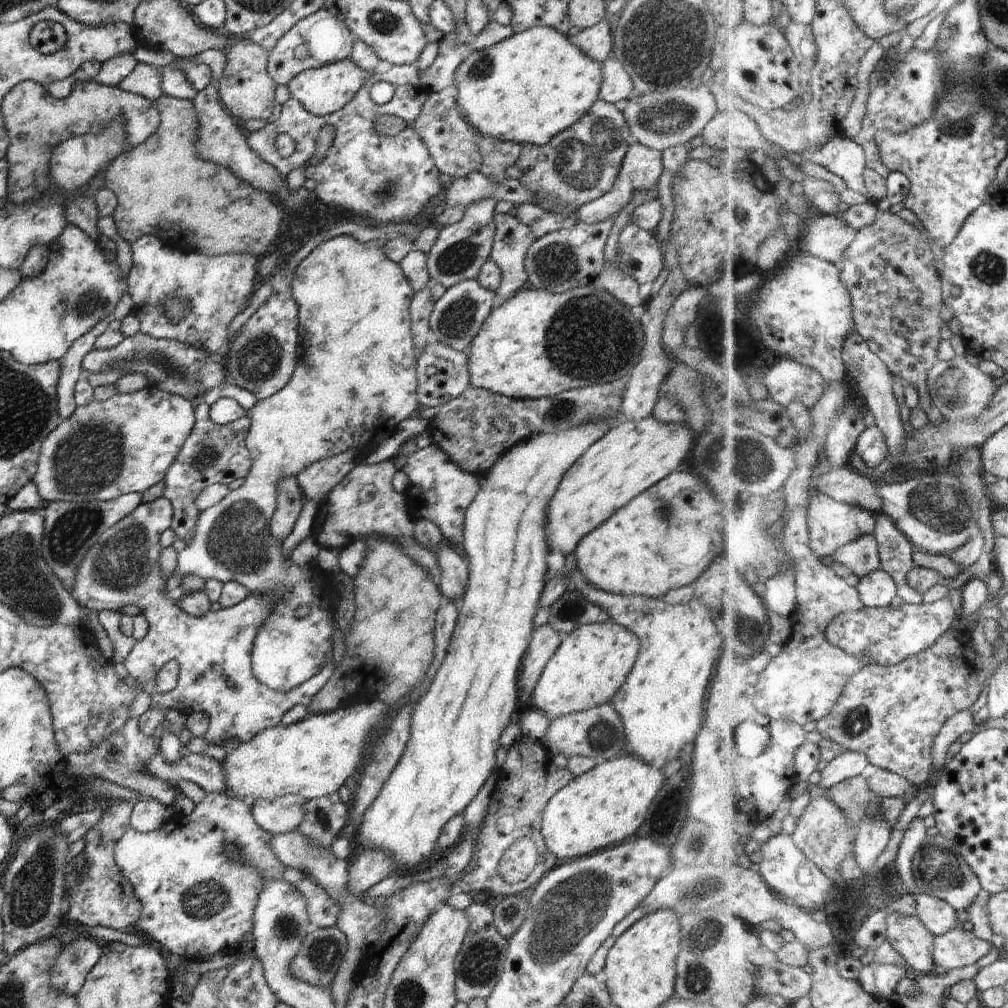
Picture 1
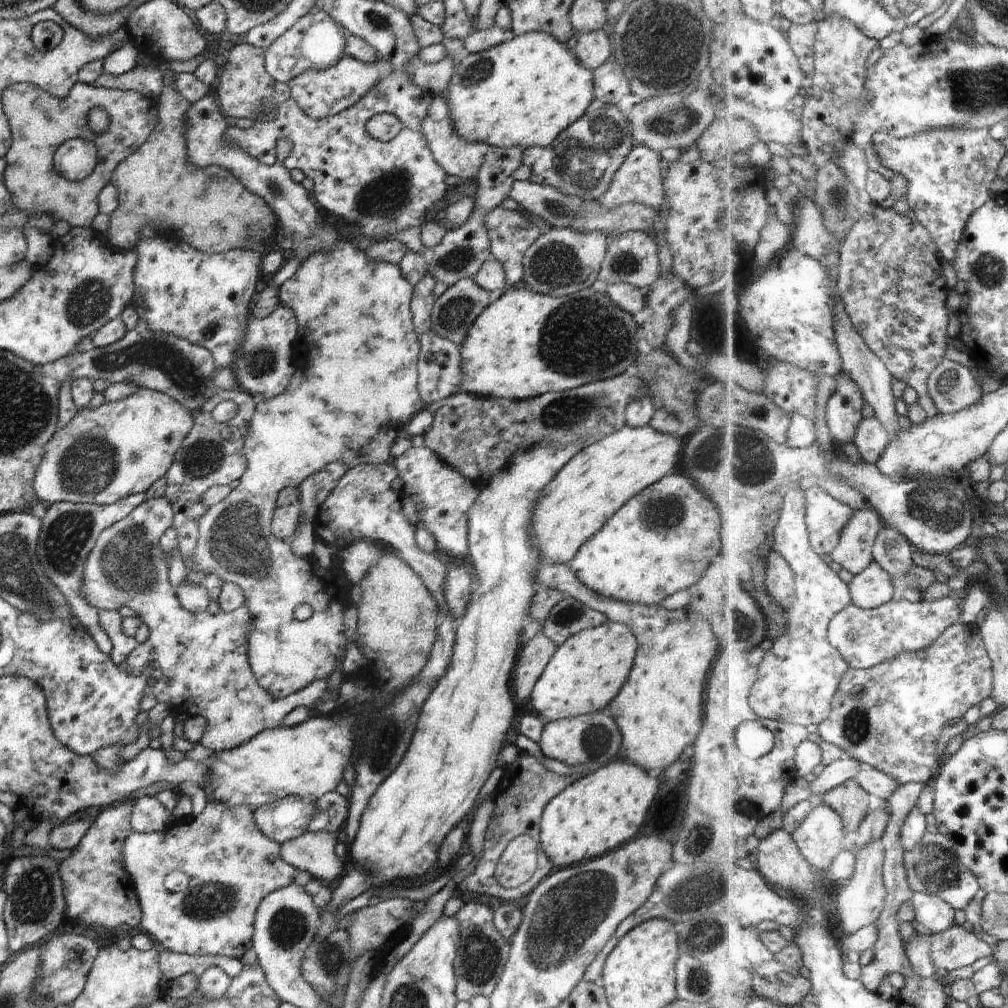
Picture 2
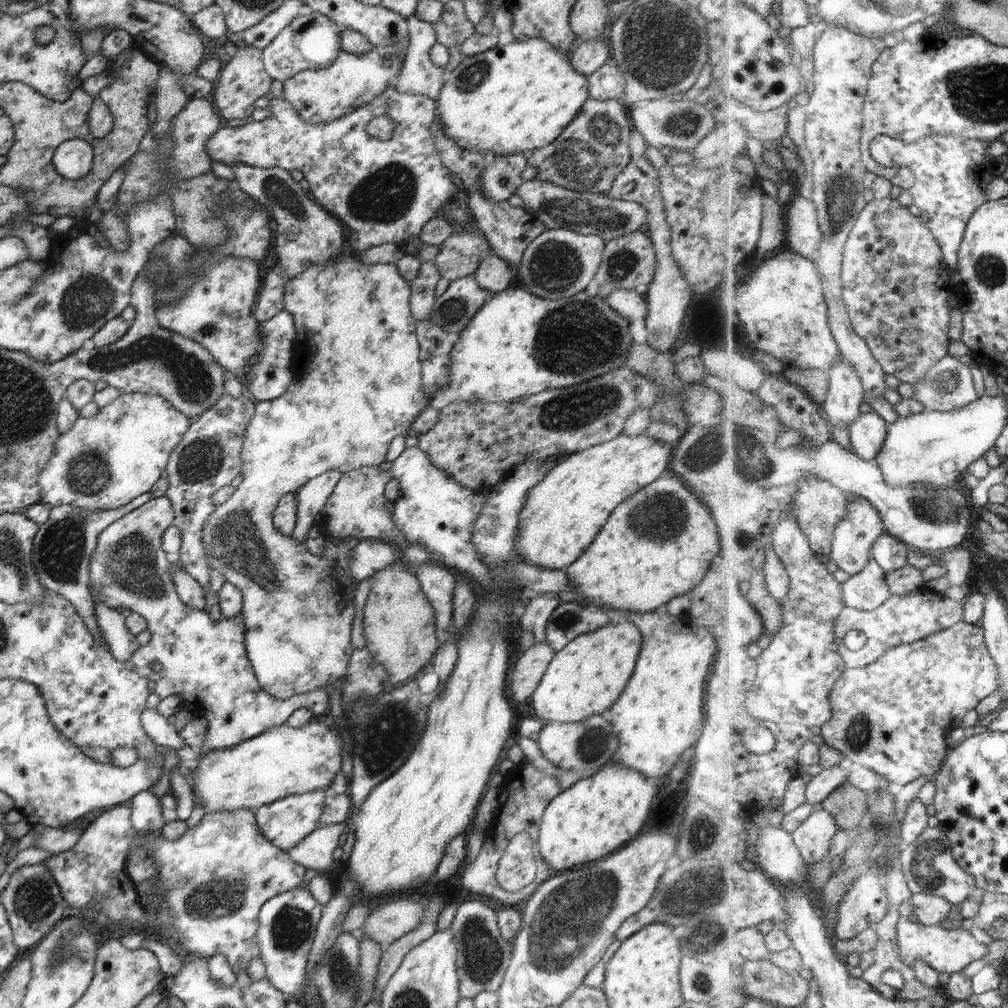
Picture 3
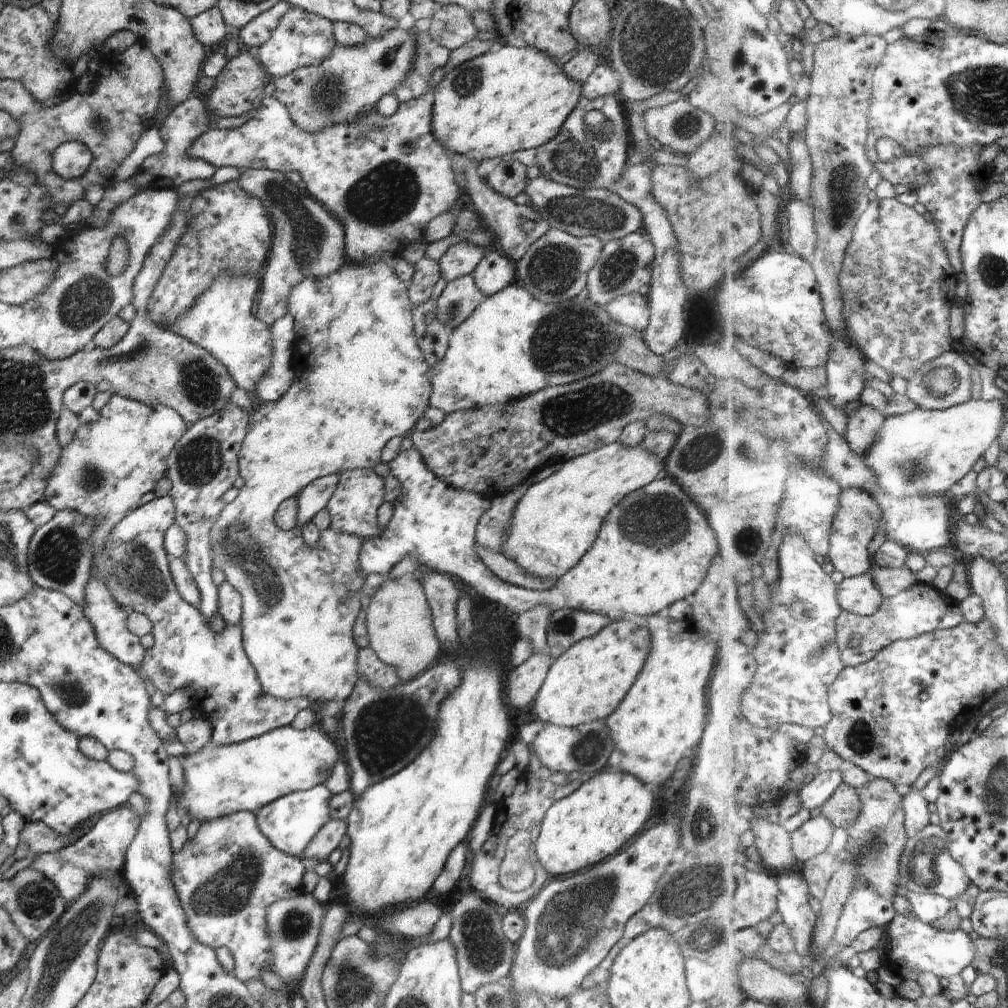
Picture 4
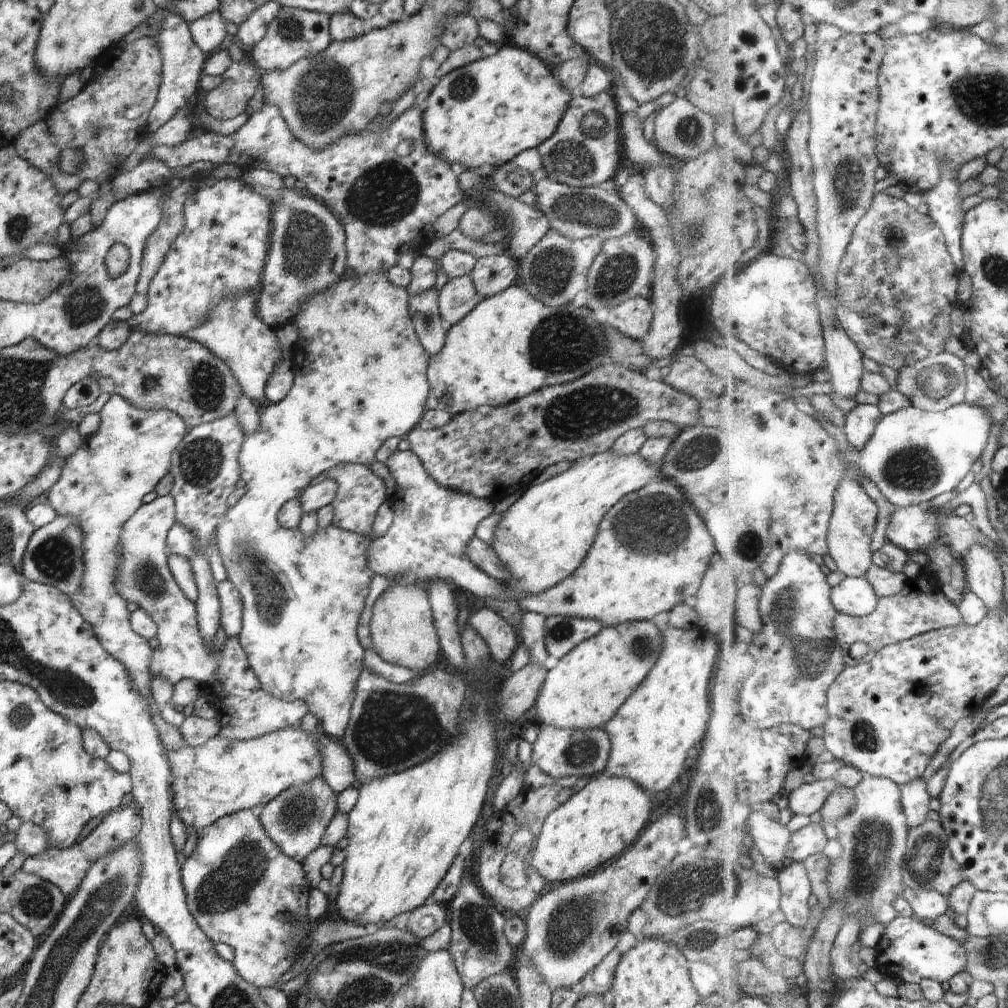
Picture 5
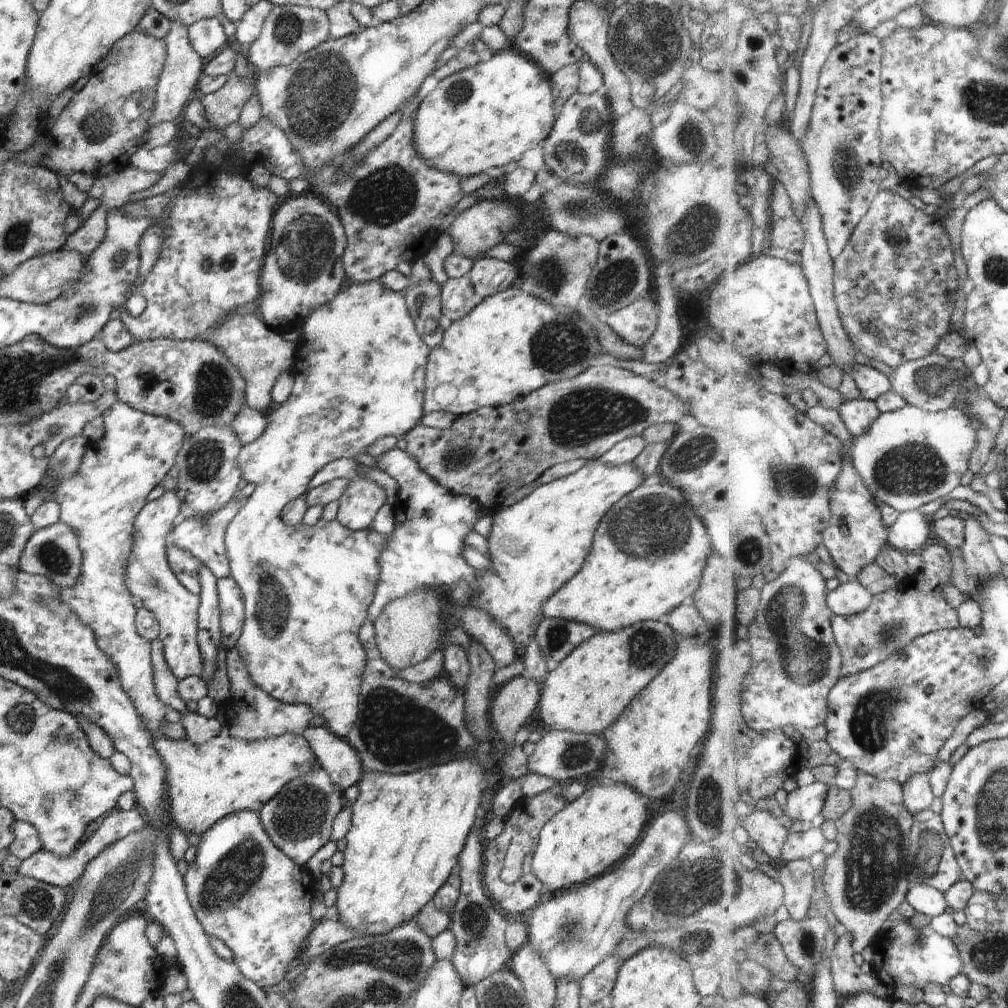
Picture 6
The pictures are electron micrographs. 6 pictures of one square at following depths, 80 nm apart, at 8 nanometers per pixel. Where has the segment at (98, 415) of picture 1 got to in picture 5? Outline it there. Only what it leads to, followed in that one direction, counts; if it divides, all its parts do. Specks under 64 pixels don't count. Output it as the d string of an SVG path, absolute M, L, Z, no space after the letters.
M116 393L110 396L106 405L100 410L99 416L101 422L98 429L92 436L82 436L82 444L78 446L78 450L74 450L70 456L66 456L66 460L64 460L66 464L61 467L58 482L48 490L48 502L57 516L72 516L80 524L80 530L84 532L82 586L78 588L76 594L67 596L68 600L72 602L72 606L76 608L80 616L92 626L100 646L126 668L126 672L130 676L130 686L134 686L134 690L147 701L150 710L155 712L156 705L151 702L152 692L150 690L150 682L153 680L153 676L150 674L152 649L146 639L136 635L136 632L132 630L131 613L126 607L127 602L114 588L116 570L118 570L118 562L120 562L120 554L116 548L120 542L122 524L144 504L144 496L152 492L158 482L161 482L162 478L169 474L172 452L176 446L180 445L188 429L178 414L170 410L136 408Z

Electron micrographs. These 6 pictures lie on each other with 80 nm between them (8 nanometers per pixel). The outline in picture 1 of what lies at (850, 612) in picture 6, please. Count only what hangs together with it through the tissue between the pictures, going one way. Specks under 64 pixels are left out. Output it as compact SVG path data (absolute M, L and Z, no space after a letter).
M883 568L863 576L856 588L863 604L869 607L889 607L899 595L896 580Z

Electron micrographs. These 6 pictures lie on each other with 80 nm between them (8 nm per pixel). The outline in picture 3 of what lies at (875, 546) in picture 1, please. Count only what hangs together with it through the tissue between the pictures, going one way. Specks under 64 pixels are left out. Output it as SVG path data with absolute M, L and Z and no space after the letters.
M852 495L849 498L846 516L842 522L839 522L831 558L840 569L848 571L852 577L856 576L866 570L873 558L874 545L886 532L884 519L876 505L869 498L862 495Z

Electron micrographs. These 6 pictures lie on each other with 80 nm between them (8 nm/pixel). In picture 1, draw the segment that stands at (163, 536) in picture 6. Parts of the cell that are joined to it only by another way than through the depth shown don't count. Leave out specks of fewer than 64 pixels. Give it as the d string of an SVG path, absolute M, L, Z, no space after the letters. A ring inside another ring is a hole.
M163 496L149 503L140 503L126 518L107 528L96 544L85 552L82 562L77 568L73 591L75 600L87 609L99 613L100 611L120 611L127 604L134 604L141 610L141 614L149 622L147 636L131 648L130 654L123 662L129 672L129 680L140 690L146 691L152 699L151 708L178 710L189 715L193 712L206 713L209 716L209 726L203 739L209 744L223 746L226 743L242 744L254 738L264 729L277 727L282 716L296 705L308 707L312 699L331 679L335 666L332 659L322 670L310 680L293 688L290 692L281 693L263 685L253 673L251 650L254 637L261 628L262 621L271 613L270 603L280 602L265 595L249 594L246 599L233 607L208 611L199 617L190 616L183 611L177 601L171 599L166 591L166 580L159 567L159 554L162 549L160 535L171 528L173 506ZM170 660L176 660L179 675L176 686L165 693L156 689L156 674Z

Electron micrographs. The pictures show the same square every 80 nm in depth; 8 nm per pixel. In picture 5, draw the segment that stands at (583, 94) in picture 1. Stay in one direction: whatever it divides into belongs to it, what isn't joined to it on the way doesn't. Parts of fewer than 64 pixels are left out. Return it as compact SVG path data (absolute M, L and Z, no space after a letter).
M504 46L490 58L462 66L440 79L423 105L422 126L426 146L448 163L462 164L472 171L484 164L498 165L511 162L520 152L537 148L556 132L572 92L564 90L558 78L538 56L519 47Z

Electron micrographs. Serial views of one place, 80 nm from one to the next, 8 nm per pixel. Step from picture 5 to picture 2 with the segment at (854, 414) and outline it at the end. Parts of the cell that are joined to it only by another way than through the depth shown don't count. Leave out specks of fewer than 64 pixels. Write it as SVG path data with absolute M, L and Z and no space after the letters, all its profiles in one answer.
M875 414L863 420L853 442L860 449L864 460L874 464L883 457L883 454L886 454L891 438L887 426L884 426L884 423Z

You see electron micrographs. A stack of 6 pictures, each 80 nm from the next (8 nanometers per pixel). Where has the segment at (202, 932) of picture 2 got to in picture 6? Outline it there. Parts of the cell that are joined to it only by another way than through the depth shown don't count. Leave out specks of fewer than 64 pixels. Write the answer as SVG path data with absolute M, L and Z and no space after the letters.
M239 811L221 820L201 835L196 858L188 864L183 876L188 902L206 935L222 940L234 954L234 964L244 978L261 989L284 979L296 963L316 920L311 917L311 904L316 886L309 870L286 857L268 837L256 811Z

